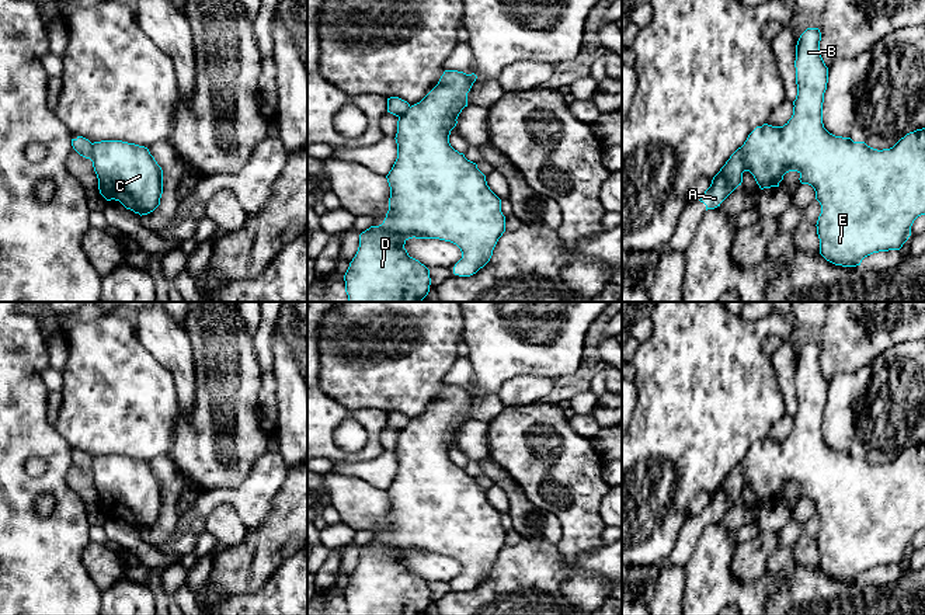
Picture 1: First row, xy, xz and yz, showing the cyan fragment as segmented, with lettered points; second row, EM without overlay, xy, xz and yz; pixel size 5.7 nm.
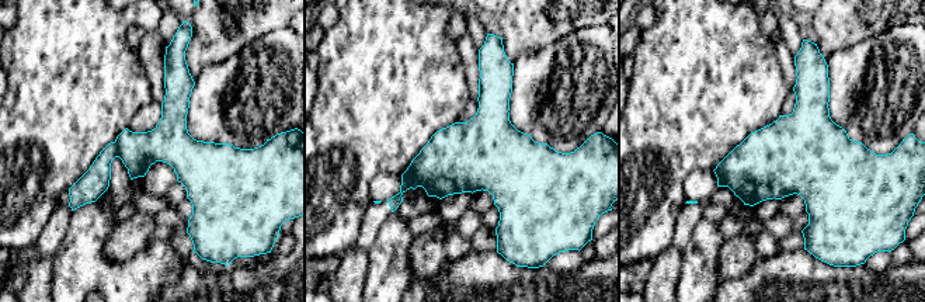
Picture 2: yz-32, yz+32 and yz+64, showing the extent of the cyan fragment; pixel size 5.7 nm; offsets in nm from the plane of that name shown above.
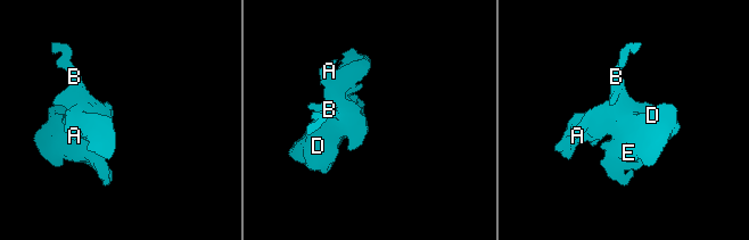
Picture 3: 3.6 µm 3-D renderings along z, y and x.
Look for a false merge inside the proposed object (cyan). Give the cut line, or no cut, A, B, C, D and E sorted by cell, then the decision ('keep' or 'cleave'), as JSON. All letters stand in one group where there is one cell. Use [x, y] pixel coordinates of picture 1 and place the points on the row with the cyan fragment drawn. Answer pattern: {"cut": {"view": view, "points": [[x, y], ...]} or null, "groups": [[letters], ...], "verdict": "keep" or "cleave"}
{"cut": {"view": "yz", "points": [[741, 146], [741, 167], [744, 170]]}, "groups": [["A"], ["B", "C", "D", "E"]], "verdict": "cleave"}

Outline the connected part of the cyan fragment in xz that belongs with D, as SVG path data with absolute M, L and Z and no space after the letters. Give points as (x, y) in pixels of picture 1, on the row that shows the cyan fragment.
M445 70L438 84L417 104L411 105L397 121L397 159L386 176L390 187L389 211L382 225L371 226L359 234L359 247L344 275L348 302L421 302L430 292L430 270L408 256L404 244L408 239L439 239L456 244L462 258L455 264L453 274L470 277L491 258L498 239L505 232L505 216L501 199L490 190L486 176L477 164L449 143L451 131L458 117L467 107L467 93L477 76L458 70Z

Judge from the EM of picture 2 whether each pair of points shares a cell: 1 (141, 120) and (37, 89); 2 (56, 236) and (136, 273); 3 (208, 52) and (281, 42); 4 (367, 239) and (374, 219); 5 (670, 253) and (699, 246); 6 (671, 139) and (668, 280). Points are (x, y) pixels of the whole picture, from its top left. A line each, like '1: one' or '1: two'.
1: two
2: two
3: two
4: one
5: two
6: two

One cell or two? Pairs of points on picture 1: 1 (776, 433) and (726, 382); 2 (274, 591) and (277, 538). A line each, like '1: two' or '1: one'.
1: two
2: two

